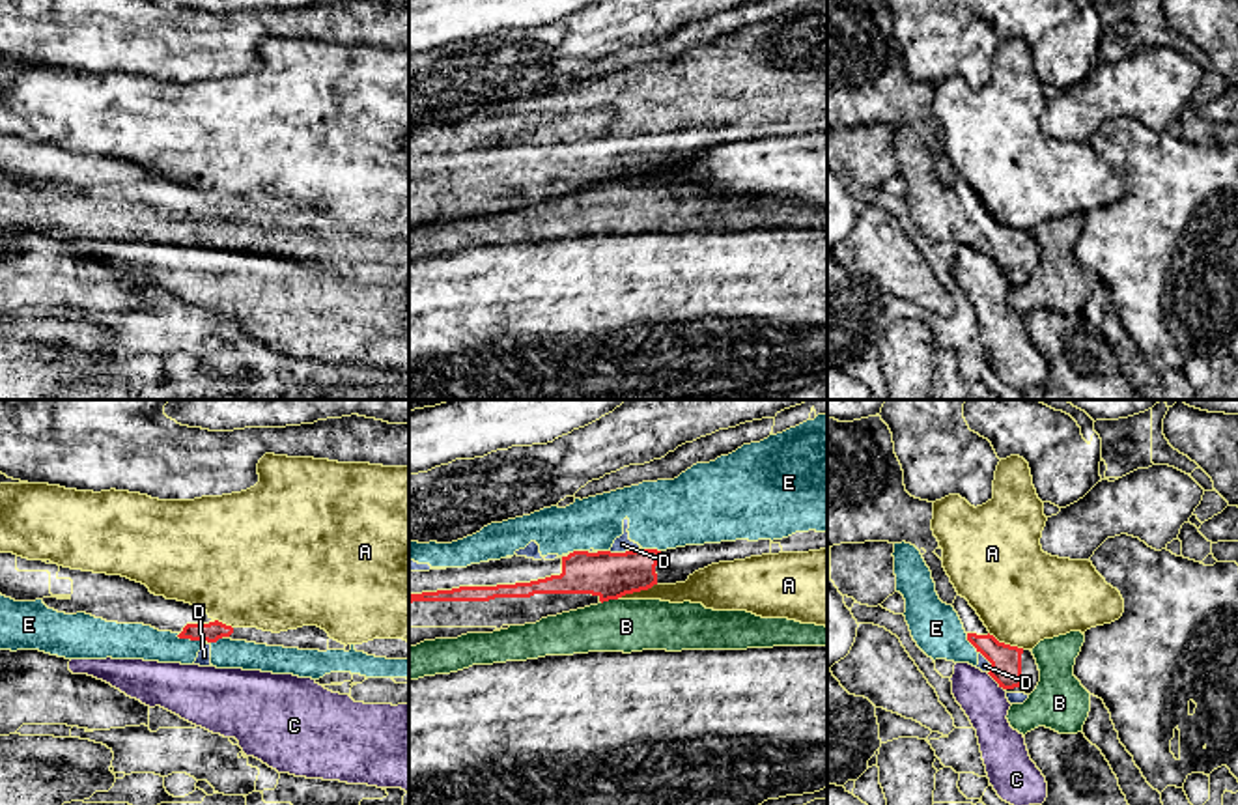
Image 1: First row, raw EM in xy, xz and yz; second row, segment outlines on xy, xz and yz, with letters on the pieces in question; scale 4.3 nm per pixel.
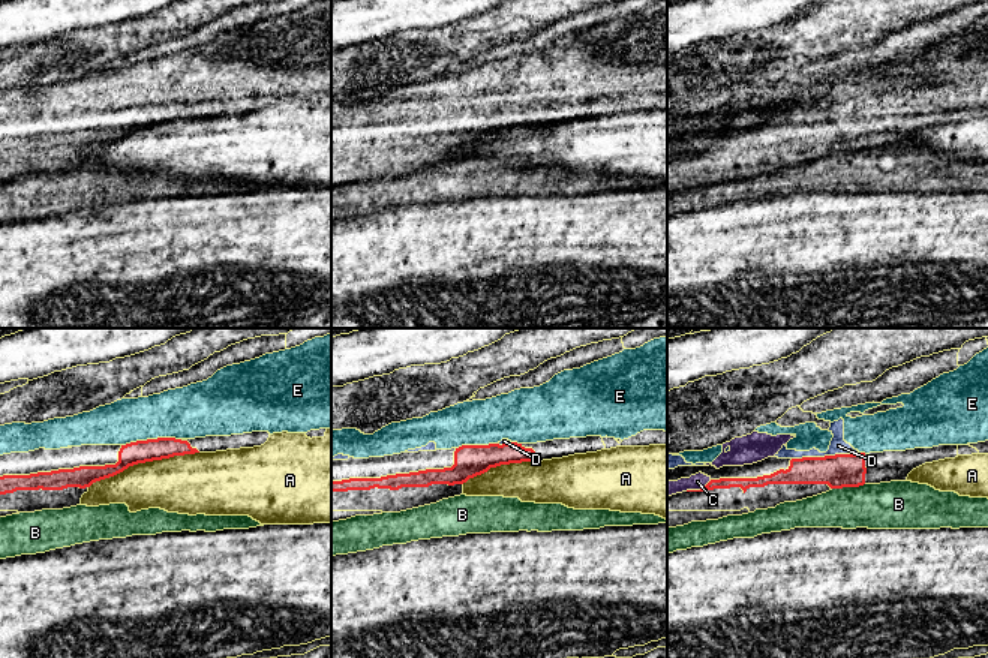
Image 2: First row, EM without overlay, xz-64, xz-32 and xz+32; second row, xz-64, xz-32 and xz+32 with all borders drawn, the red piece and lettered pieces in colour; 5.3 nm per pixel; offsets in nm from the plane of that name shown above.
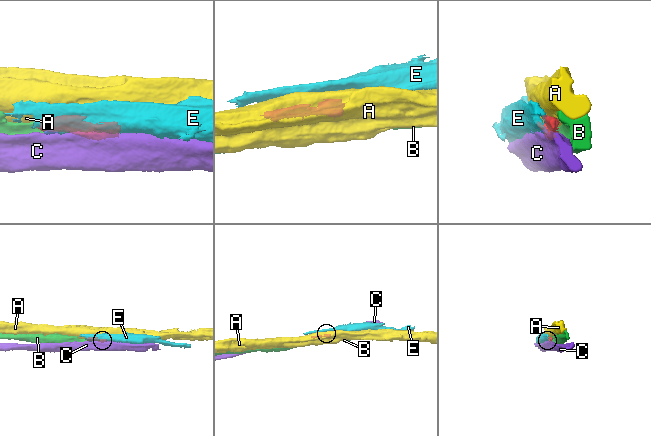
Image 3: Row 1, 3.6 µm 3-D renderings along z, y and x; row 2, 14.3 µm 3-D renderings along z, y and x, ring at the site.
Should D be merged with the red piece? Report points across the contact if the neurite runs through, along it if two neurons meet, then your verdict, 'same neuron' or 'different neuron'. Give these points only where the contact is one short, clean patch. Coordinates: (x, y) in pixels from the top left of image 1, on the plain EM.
same neuron

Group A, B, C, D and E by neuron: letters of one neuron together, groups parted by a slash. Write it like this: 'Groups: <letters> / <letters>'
Groups: A / B / C / D E

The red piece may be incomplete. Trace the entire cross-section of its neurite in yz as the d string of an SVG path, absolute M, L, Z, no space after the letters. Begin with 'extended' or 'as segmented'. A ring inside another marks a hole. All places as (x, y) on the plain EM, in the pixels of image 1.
extended | M894 125L896 174L906 181L906 204L917 228L934 243L969 245L988 254L1006 273L1010 286L1023 286L1040 263L1040 252L1031 232L999 224L984 207L977 192L962 177L952 187L939 181L932 153L921 133L911 125Z

